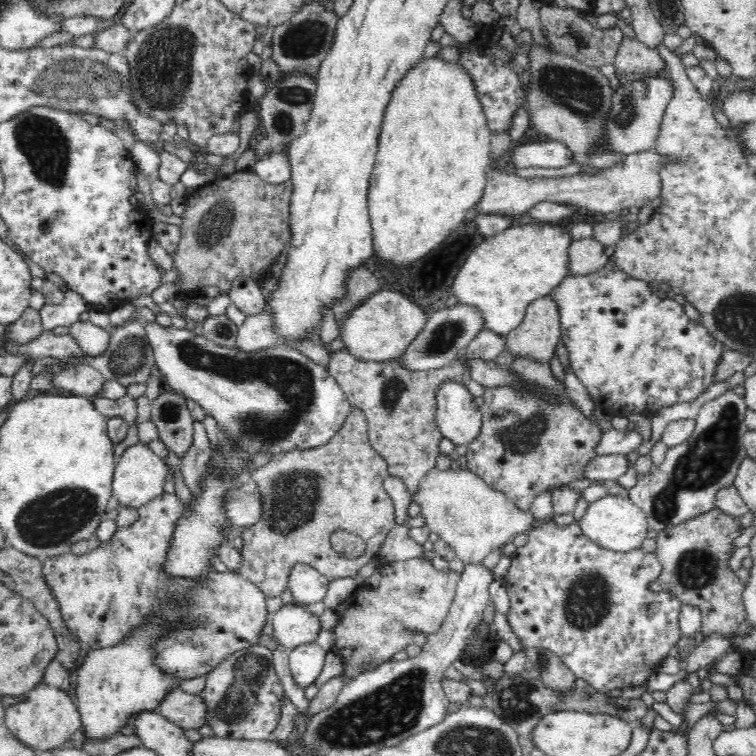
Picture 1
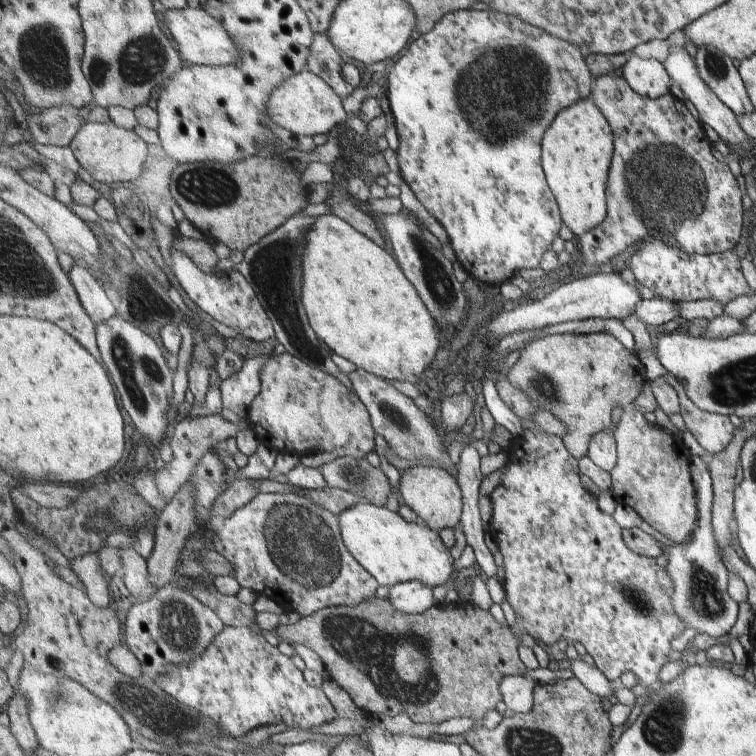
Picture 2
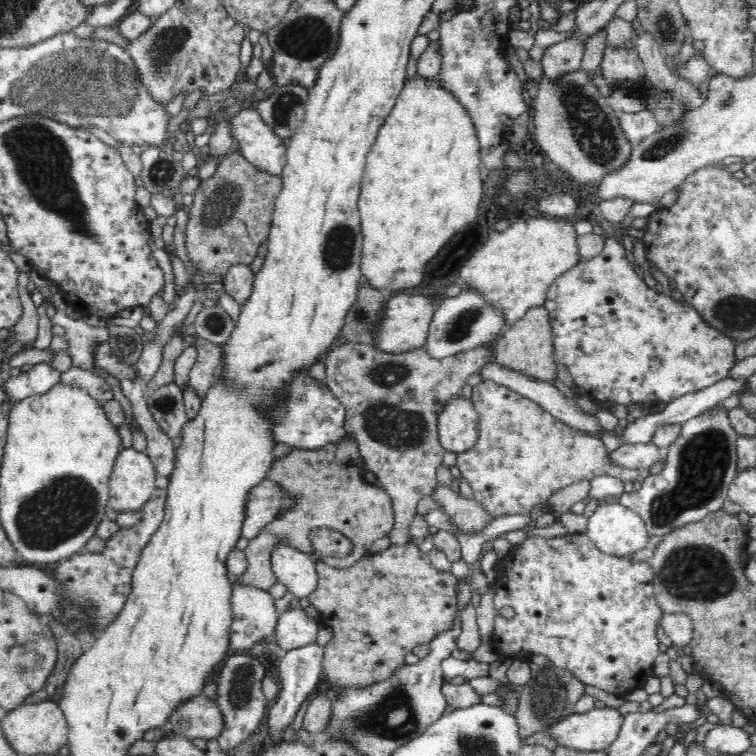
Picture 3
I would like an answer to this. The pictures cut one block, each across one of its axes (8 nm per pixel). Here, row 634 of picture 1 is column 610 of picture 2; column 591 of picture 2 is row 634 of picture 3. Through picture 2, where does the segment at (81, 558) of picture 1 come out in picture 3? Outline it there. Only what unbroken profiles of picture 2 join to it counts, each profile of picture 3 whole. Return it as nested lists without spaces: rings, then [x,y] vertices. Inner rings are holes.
[[[239,582],[232,589],[233,621],[229,632],[232,650],[252,649],[264,636],[272,636],[278,624],[278,612],[275,598],[253,586],[244,586]]]

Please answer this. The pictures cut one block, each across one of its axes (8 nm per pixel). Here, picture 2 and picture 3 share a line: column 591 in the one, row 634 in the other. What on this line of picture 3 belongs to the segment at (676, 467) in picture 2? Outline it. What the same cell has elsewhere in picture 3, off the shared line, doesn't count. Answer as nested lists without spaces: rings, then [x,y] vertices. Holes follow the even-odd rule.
[[[310,528],[309,542],[314,557],[314,568],[318,580],[316,588],[306,596],[312,607],[322,614],[326,627],[332,628],[333,637],[325,644],[322,672],[333,687],[365,689],[373,684],[393,677],[396,669],[406,665],[404,656],[418,644],[429,644],[440,633],[454,628],[459,614],[456,584],[459,580],[452,572],[440,571],[434,567],[427,554],[417,546],[417,540],[409,539],[406,545],[388,546],[382,552],[370,554],[346,568],[336,568],[322,561],[324,557],[346,557],[351,552],[351,543],[338,532],[330,529]]]

